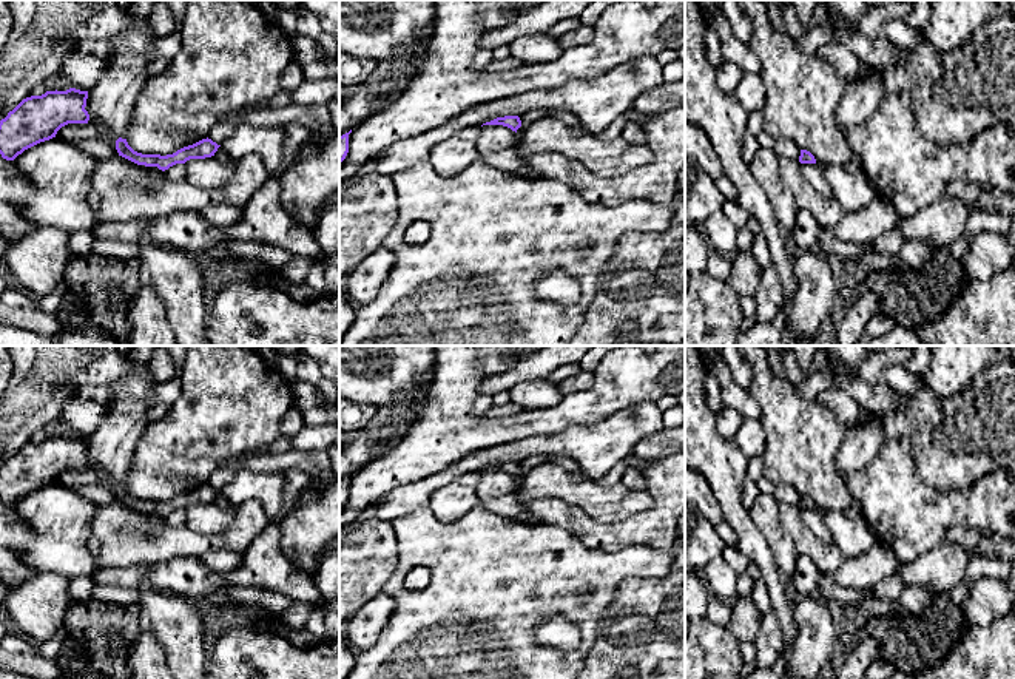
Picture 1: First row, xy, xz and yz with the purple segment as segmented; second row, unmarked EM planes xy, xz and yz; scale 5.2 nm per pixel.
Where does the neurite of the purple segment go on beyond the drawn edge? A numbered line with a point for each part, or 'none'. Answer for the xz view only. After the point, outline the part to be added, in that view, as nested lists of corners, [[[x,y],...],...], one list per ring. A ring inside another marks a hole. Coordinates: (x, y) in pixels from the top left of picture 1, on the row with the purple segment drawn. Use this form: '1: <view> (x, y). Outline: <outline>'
none

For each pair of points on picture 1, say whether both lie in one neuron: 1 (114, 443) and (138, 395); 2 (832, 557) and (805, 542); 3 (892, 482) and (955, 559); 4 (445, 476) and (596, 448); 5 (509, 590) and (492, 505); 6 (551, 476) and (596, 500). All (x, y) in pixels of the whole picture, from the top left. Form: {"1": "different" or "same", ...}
{"1": "same", "2": "same", "3": "different", "4": "same", "5": "different", "6": "same"}

